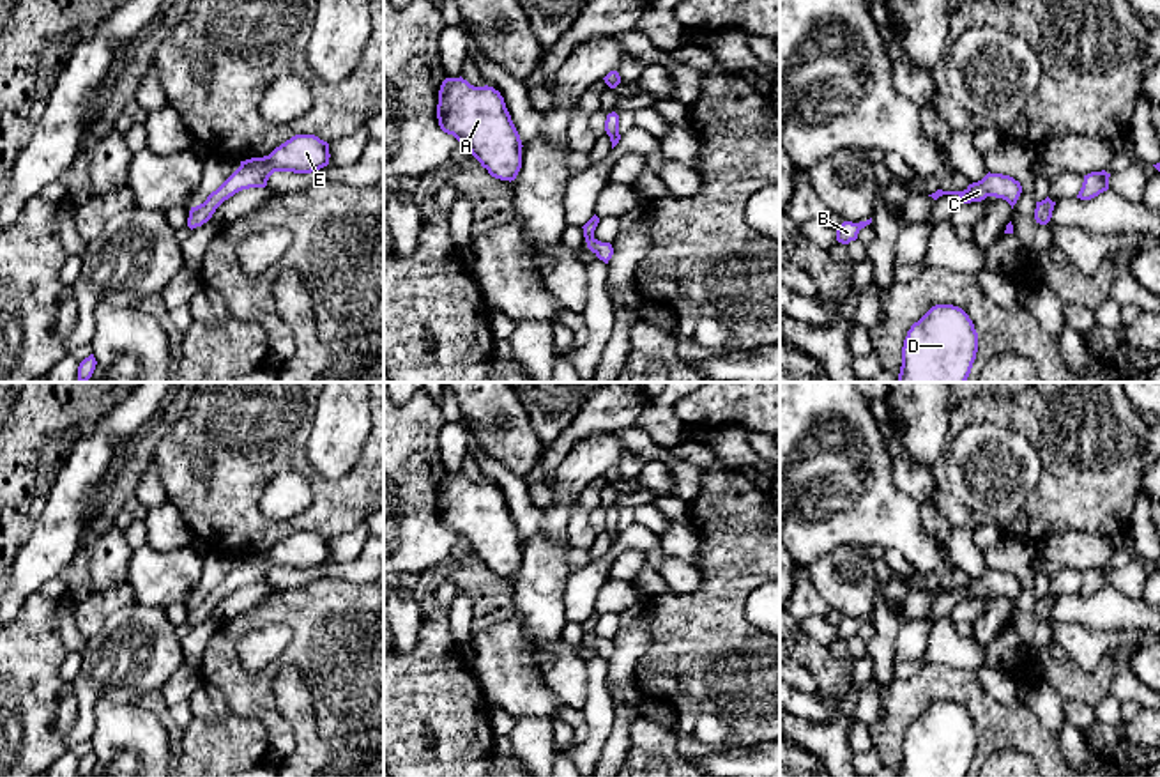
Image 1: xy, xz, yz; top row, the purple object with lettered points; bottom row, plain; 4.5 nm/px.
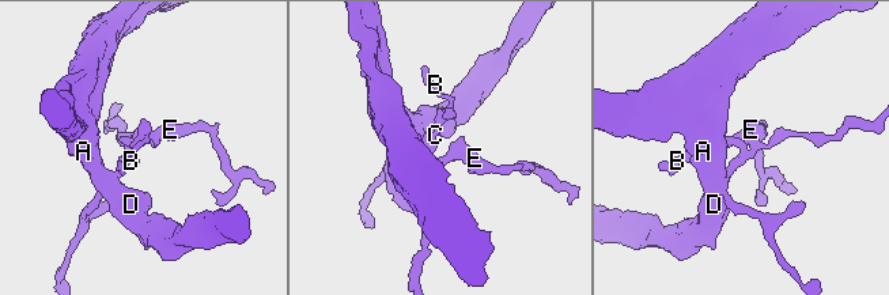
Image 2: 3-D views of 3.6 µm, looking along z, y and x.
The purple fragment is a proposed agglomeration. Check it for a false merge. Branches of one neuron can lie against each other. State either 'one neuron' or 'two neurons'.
one neuron

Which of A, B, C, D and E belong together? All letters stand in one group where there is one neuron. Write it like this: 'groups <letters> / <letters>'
groups A B C D E

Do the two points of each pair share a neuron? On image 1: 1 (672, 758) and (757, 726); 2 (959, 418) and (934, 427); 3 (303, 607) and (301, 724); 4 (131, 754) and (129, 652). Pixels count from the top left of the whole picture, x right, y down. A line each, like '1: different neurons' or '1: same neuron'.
1: different neurons
2: different neurons
3: different neurons
4: different neurons

